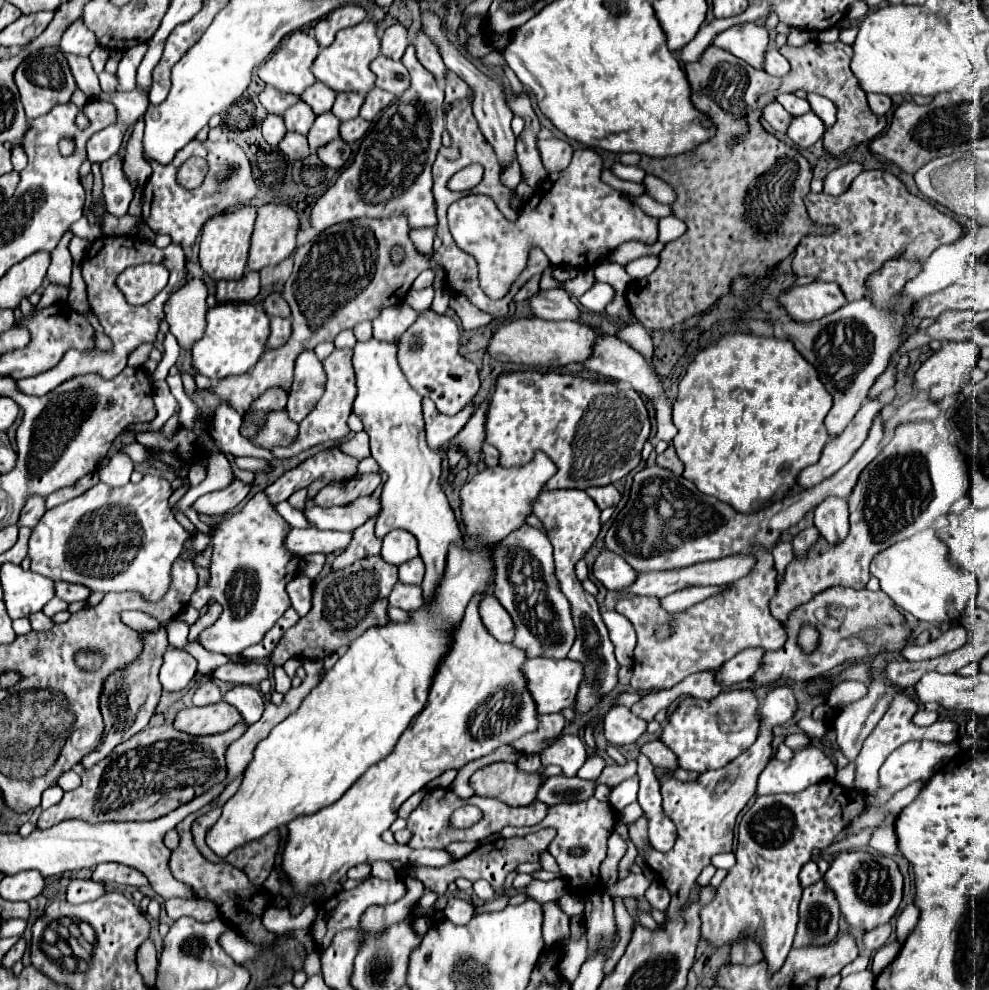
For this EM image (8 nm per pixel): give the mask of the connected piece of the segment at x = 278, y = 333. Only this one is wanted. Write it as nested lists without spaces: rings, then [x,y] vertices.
[[[271,318],[271,336],[267,348],[277,348],[285,344],[291,336],[291,318]]]

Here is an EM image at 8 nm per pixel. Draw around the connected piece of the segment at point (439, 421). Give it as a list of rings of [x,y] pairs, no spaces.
[[[425,398],[423,400],[423,416],[425,416],[428,446],[444,458],[448,444],[467,424],[471,414],[473,414],[473,406],[467,406],[463,412],[459,412],[455,416],[443,416],[441,412],[437,412],[435,404],[429,398]]]

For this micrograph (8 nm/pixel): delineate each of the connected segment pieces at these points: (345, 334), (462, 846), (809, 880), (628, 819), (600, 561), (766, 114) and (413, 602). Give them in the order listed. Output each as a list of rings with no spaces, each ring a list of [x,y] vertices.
[[[343,330],[337,338],[335,338],[335,346],[337,348],[353,348],[355,346],[355,334],[353,334],[353,330]]]
[[[453,842],[453,844],[449,844],[445,850],[449,852],[449,854],[453,854],[453,858],[463,858],[463,856],[467,856],[469,852],[473,852],[475,848],[479,846],[479,842]]]
[[[809,860],[809,862],[801,868],[801,874],[799,874],[801,884],[803,884],[803,886],[809,886],[809,884],[815,884],[819,878],[821,878],[821,874],[819,874],[817,864],[815,864],[813,860]]]
[[[633,802],[633,804],[629,804],[629,806],[625,806],[625,810],[621,810],[619,812],[619,820],[621,822],[625,822],[627,826],[631,826],[633,822],[637,822],[639,818],[641,818],[641,808],[637,806],[637,802]]]
[[[603,550],[593,564],[593,576],[607,588],[607,590],[625,590],[637,578],[637,572],[625,564],[625,560],[609,550]]]
[[[779,102],[767,104],[765,110],[763,110],[763,118],[765,118],[777,132],[781,132],[781,134],[787,132],[787,128],[789,128],[789,124],[791,124],[791,120],[793,120],[793,116],[791,116]]]
[[[397,584],[389,596],[389,604],[407,612],[415,612],[415,608],[423,606],[423,596],[421,596],[421,586],[407,586],[407,584]]]

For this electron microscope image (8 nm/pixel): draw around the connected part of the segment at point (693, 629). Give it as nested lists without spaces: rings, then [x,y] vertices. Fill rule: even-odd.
[[[751,548],[757,556],[757,564],[751,576],[741,582],[733,582],[731,588],[719,596],[707,598],[679,614],[667,614],[657,598],[627,598],[617,602],[617,612],[625,614],[637,630],[637,646],[633,654],[633,690],[663,690],[673,688],[687,676],[703,670],[713,670],[731,660],[737,652],[761,646],[765,650],[777,650],[785,644],[785,628],[771,616],[769,602],[777,592],[773,556],[765,548]],[[673,622],[673,636],[667,640],[657,640],[653,634],[655,624]]]

